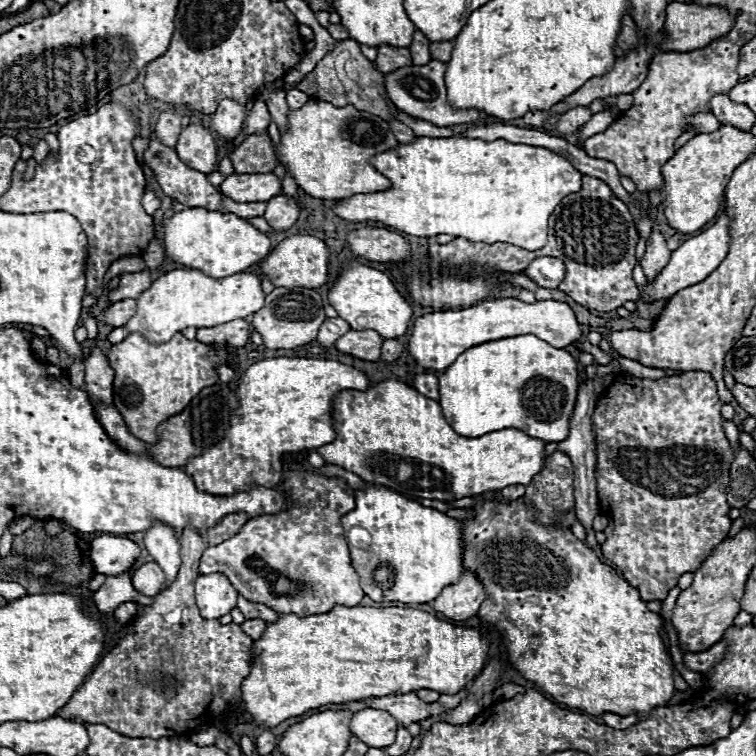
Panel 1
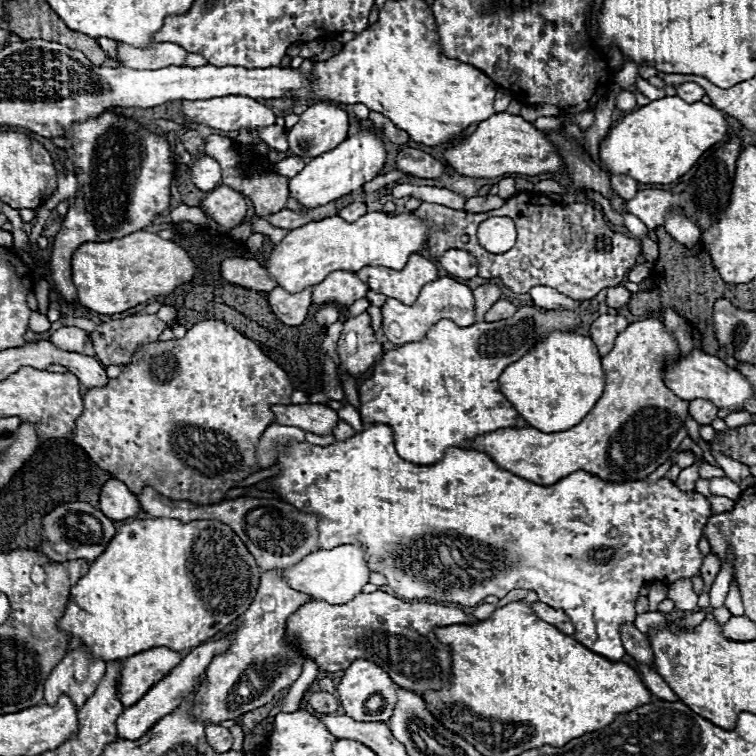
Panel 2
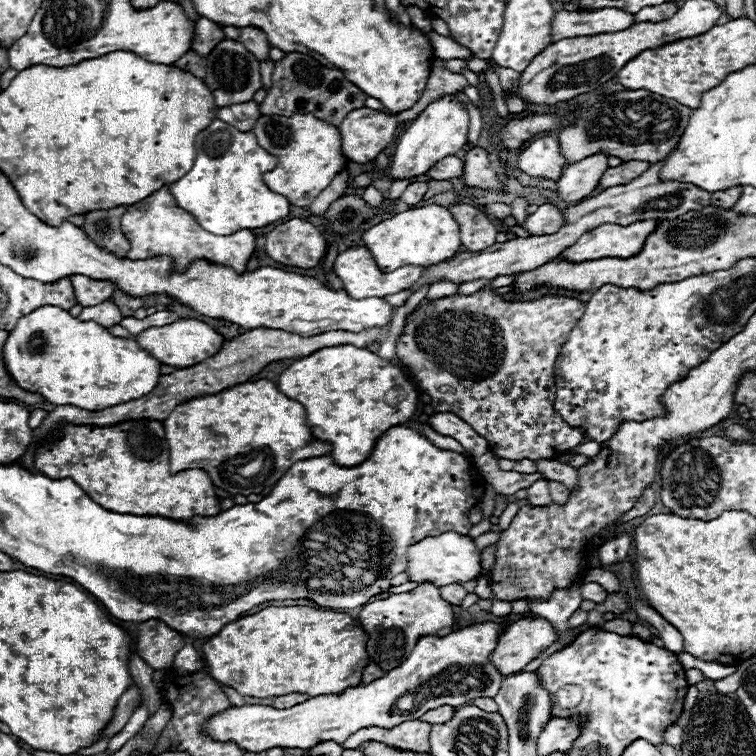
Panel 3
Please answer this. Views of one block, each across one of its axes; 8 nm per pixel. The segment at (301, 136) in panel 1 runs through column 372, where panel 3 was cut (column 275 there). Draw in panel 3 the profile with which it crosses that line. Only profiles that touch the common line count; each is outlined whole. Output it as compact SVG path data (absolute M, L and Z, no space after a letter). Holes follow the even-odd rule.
M292 114L292 116L260 116L254 126L258 144L278 158L278 166L264 174L266 186L288 198L294 206L310 206L312 200L328 188L332 178L340 174L348 158L342 152L342 136L336 126L314 118L314 114Z

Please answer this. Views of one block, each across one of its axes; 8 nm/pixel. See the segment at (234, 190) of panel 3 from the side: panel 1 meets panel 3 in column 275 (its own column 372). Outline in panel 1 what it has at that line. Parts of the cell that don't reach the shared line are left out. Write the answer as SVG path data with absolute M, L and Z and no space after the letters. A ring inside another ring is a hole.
M420 136L408 144L398 144L394 150L386 150L370 158L380 174L390 178L390 188L358 194L342 200L334 200L332 212L348 222L382 222L396 230L412 236L438 236L452 234L456 238L466 238L472 242L508 242L522 246L526 250L538 250L546 244L548 216L558 202L578 192L582 186L582 174L560 154L546 148L512 144L508 140L480 140L480 138L426 138Z

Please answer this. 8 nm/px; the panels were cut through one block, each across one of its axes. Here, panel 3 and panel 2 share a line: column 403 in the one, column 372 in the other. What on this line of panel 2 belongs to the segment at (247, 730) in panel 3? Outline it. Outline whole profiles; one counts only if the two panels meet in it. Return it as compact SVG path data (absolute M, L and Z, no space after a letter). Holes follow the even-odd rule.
M354 660L338 684L338 700L340 700L342 712L350 714L350 718L358 722L388 722L396 706L396 684L374 662ZM374 696L378 698L378 706L368 706L368 702Z

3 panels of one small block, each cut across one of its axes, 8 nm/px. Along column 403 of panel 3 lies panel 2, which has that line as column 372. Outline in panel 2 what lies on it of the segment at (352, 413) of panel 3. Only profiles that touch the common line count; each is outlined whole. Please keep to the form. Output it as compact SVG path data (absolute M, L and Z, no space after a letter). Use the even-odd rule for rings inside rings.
M522 306L508 320L480 322L468 328L440 320L422 340L386 352L382 360L372 366L372 376L358 388L360 418L366 424L390 426L398 456L422 466L442 460L444 450L450 446L466 448L476 436L514 426L518 412L502 396L498 376L548 332L576 330L582 310L584 308L542 310Z

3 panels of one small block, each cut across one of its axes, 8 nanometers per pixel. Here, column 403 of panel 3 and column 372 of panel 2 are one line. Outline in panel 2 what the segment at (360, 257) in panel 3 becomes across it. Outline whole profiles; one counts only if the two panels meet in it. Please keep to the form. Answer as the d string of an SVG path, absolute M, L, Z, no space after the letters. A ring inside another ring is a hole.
M410 254L404 270L390 270L380 266L366 266L356 272L370 290L380 292L388 298L398 298L402 304L410 306L416 302L418 292L426 282L438 280L438 270L434 262L420 254Z

